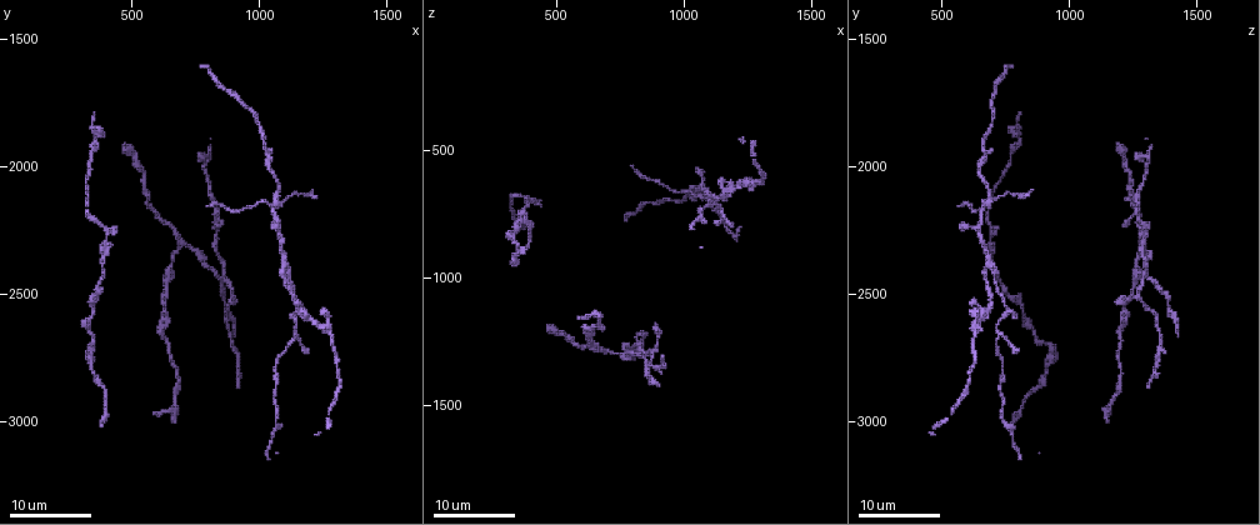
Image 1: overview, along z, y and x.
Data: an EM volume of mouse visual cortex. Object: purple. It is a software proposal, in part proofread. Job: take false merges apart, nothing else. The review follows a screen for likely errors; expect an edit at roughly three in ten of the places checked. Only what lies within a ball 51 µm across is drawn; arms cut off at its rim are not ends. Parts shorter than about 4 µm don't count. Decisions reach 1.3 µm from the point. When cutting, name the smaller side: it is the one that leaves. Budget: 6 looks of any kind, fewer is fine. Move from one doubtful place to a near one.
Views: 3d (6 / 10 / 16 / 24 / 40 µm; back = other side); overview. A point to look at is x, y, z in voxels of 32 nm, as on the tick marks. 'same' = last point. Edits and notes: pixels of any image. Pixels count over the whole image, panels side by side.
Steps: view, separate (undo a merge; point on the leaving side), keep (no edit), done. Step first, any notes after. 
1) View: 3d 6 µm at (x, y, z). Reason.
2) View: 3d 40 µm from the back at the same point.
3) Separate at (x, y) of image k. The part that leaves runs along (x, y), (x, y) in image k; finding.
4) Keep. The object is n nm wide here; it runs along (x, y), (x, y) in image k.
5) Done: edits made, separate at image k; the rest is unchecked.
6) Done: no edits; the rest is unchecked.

View: 3d 24 µm at (710, 2300, 1290).

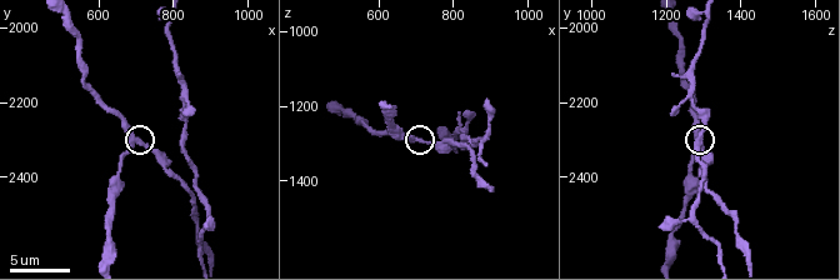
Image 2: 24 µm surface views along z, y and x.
View: 3d 10 µm at (720, 2300, 1290). Zoom in.

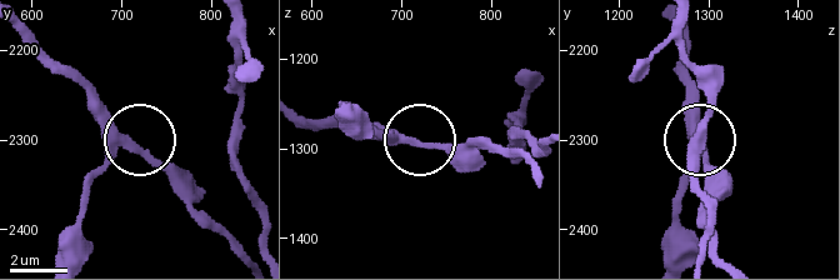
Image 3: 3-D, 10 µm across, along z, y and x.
Keep. It runs along (68, 254), (85, 190), (135, 144), (70, 78) in image 3; all the same cell.

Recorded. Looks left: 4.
View: 3d 10 µm at (860, 2430, 1290). Side arm on a straight run.

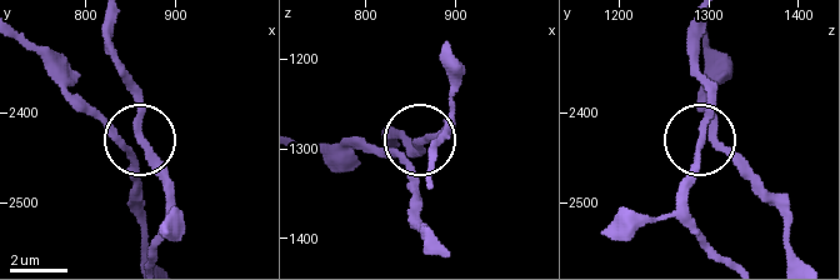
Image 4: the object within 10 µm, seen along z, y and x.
Keep. It runs along (21, 38), (64, 88), (134, 138), (140, 130), (131, 75) in image 4; continuous, no second cell.

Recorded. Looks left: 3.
View: 3d 24 µm at (1050, 2160, 680). Four-way junction.

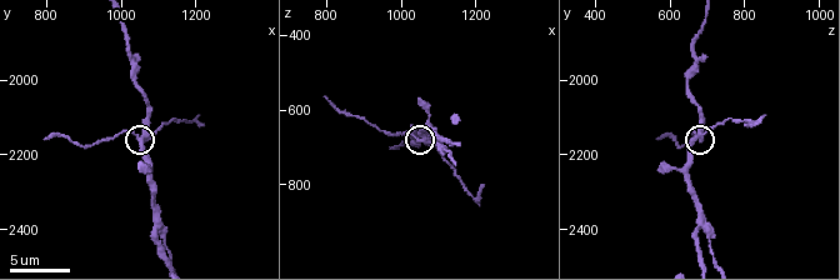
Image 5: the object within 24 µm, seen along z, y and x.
View: 3d 6 µm at (1050, 2140, 670).

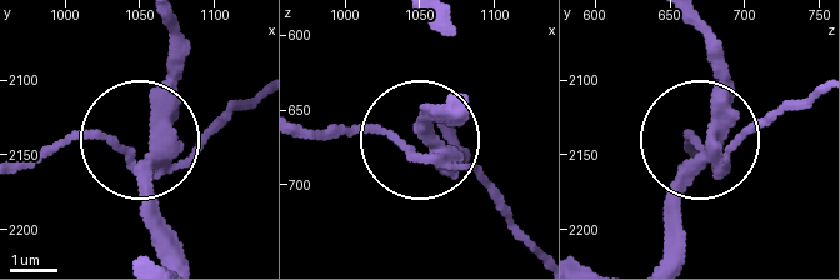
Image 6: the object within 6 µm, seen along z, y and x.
Separate at (218, 119) of image 6. The part that leaves runs along (449, 169), (369, 134), (309, 134) in image 6; a second cell is stuck on.

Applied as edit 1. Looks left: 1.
Done: edits made, separate at image 6; the rest is unchecked.

